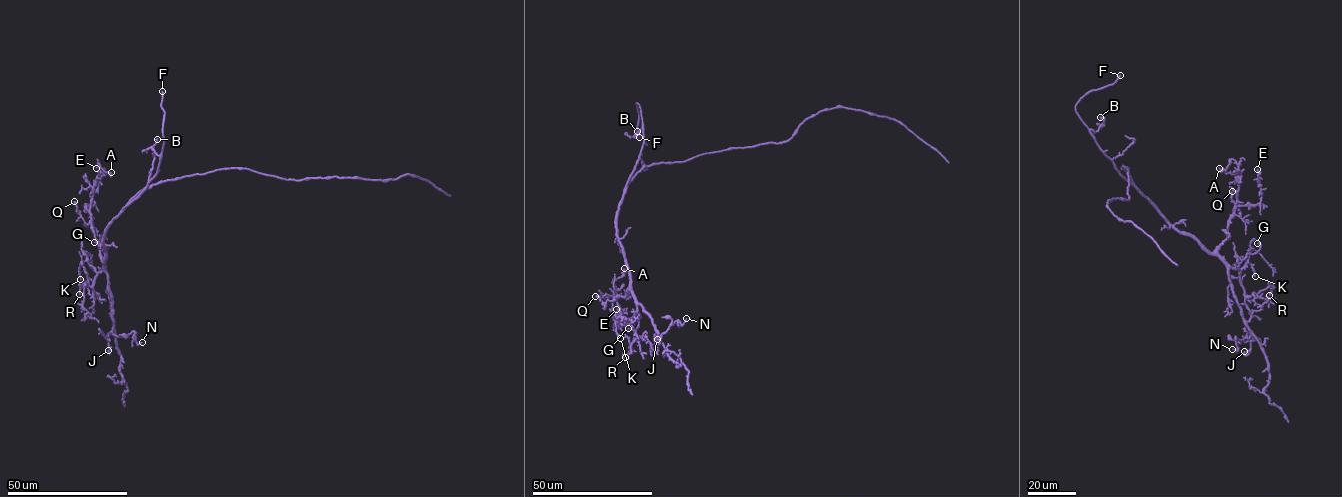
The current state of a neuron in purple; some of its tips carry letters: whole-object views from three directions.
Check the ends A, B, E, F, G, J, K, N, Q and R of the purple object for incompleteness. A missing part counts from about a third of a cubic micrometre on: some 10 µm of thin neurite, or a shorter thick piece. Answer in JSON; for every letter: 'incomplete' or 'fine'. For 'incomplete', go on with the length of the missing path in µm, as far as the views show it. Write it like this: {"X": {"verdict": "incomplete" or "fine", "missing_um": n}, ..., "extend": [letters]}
{"A": {"verdict": "fine"}, "B": {"verdict": "fine"}, "E": {"verdict": "fine"}, "F": {"verdict": "incomplete", "missing_um": 20}, "G": {"verdict": "fine"}, "J": {"verdict": "fine"}, "K": {"verdict": "fine"}, "N": {"verdict": "fine"}, "Q": {"verdict": "fine"}, "R": {"verdict": "fine"}, "extend": ["F"]}

